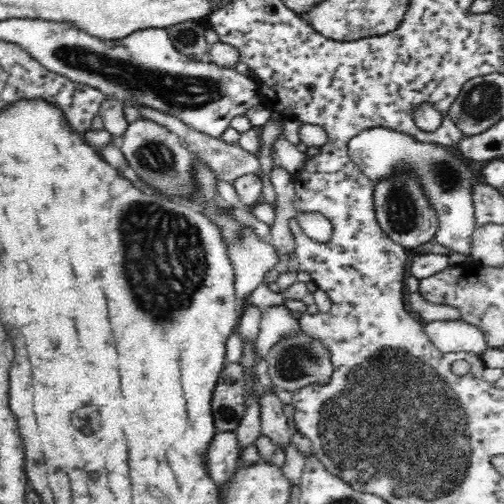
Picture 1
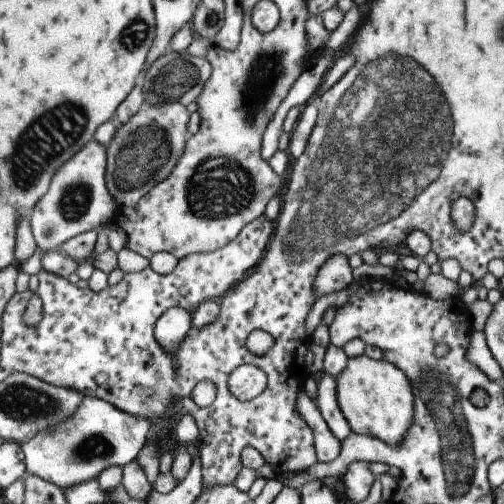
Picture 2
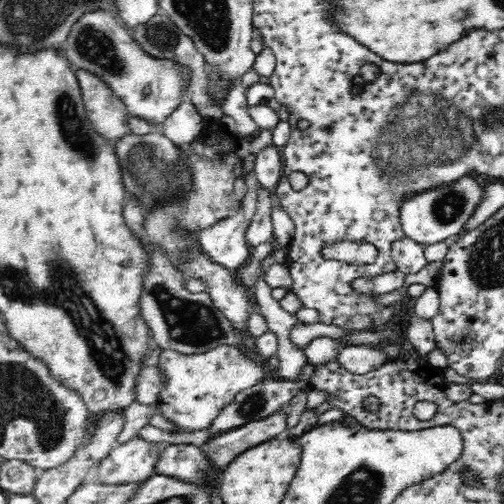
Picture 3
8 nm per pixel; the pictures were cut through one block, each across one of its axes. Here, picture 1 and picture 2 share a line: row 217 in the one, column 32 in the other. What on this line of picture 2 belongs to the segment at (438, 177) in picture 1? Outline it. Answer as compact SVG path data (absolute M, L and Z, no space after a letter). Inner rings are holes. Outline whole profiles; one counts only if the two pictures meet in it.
M83 396L73 416L59 426L39 432L31 442L23 444L27 470L49 484L55 484L63 492L73 490L73 486L83 486L85 482L95 480L109 466L123 468L133 462L149 438L149 428L149 420L131 418L131 414L119 412L105 400Z

